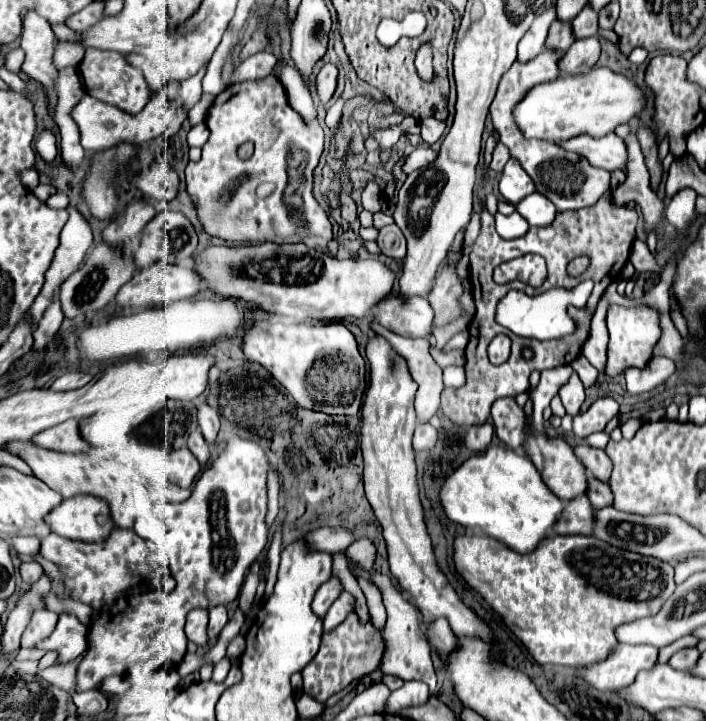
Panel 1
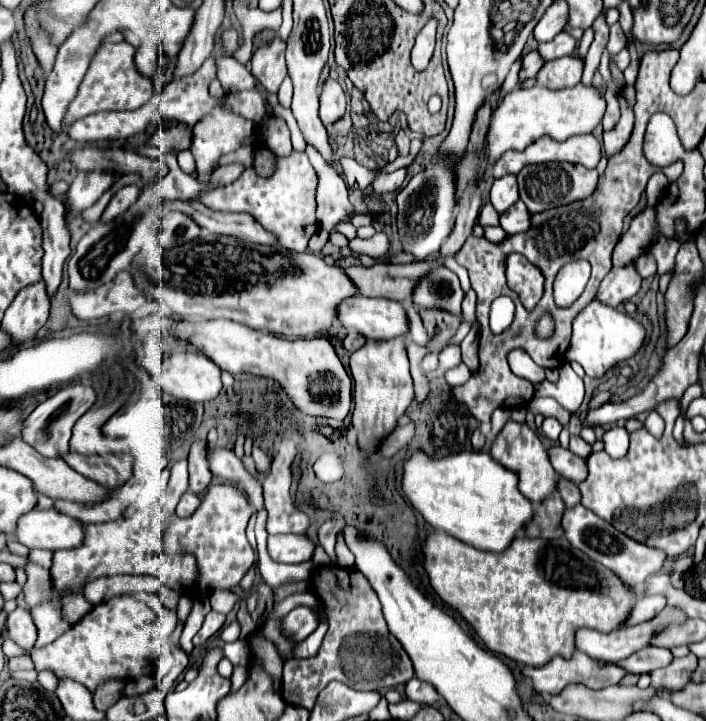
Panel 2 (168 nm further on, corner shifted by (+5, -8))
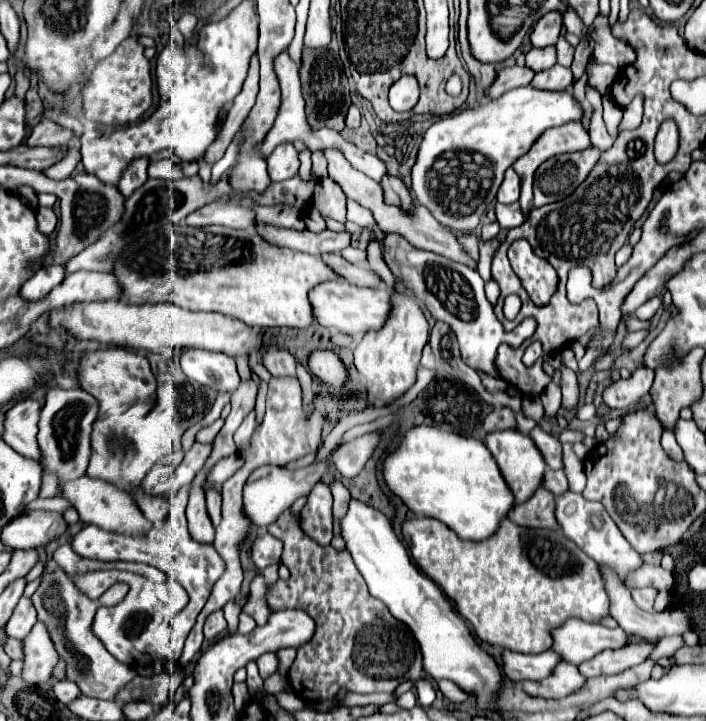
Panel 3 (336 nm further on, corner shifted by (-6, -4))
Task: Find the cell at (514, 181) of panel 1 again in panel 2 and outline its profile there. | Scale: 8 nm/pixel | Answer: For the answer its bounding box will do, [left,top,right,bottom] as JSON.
[490,175,518,213]

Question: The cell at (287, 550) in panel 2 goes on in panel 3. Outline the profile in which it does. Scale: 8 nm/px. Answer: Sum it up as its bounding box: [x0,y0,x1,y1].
[253,533,283,571]

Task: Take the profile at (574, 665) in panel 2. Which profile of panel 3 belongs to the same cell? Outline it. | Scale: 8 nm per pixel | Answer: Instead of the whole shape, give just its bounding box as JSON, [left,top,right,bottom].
[503,651,563,681]

